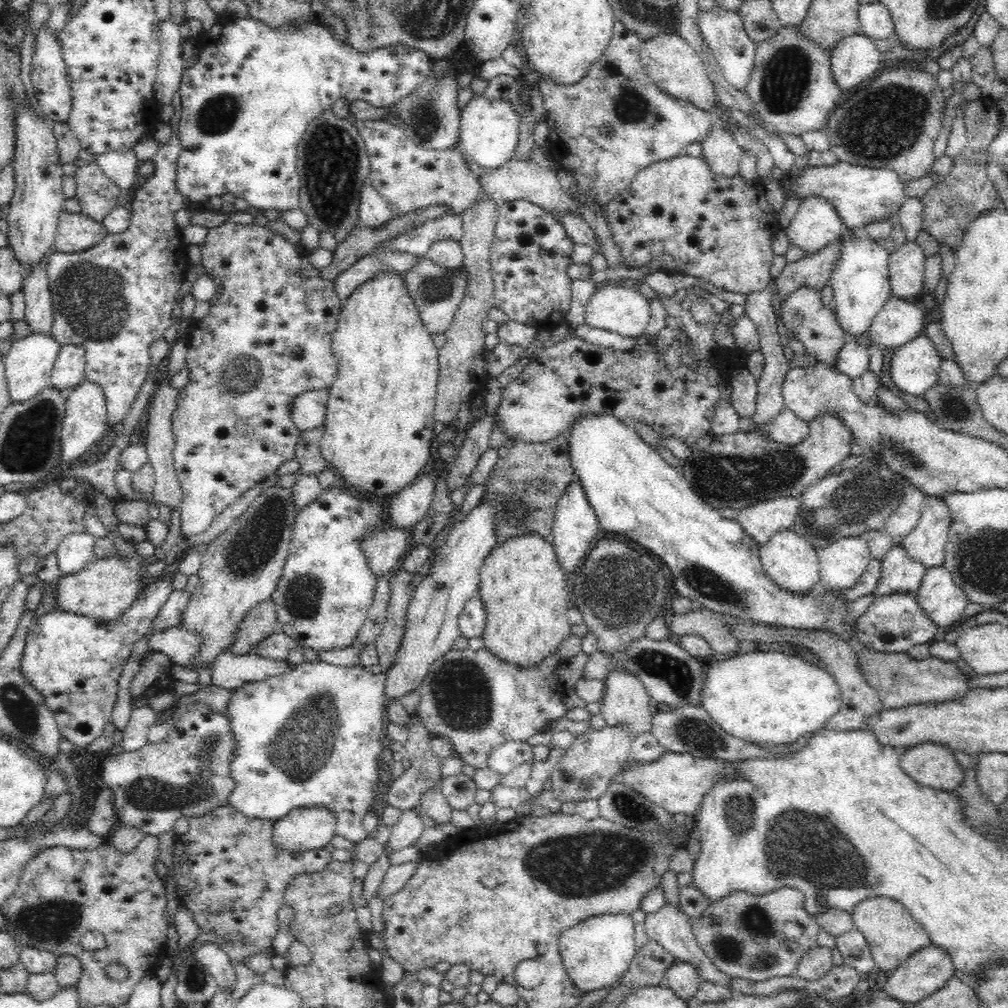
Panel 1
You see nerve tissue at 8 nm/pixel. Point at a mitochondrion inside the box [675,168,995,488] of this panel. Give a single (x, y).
(905, 458)

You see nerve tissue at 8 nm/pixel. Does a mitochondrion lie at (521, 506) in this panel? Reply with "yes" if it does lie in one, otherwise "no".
yes

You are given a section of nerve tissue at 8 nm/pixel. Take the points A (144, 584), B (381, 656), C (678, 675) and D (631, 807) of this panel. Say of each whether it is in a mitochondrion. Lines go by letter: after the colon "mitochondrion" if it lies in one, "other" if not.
A: other
B: other
C: mitochondrion
D: mitochondrion

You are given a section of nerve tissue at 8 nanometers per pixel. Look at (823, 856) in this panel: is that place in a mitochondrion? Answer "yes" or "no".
yes

